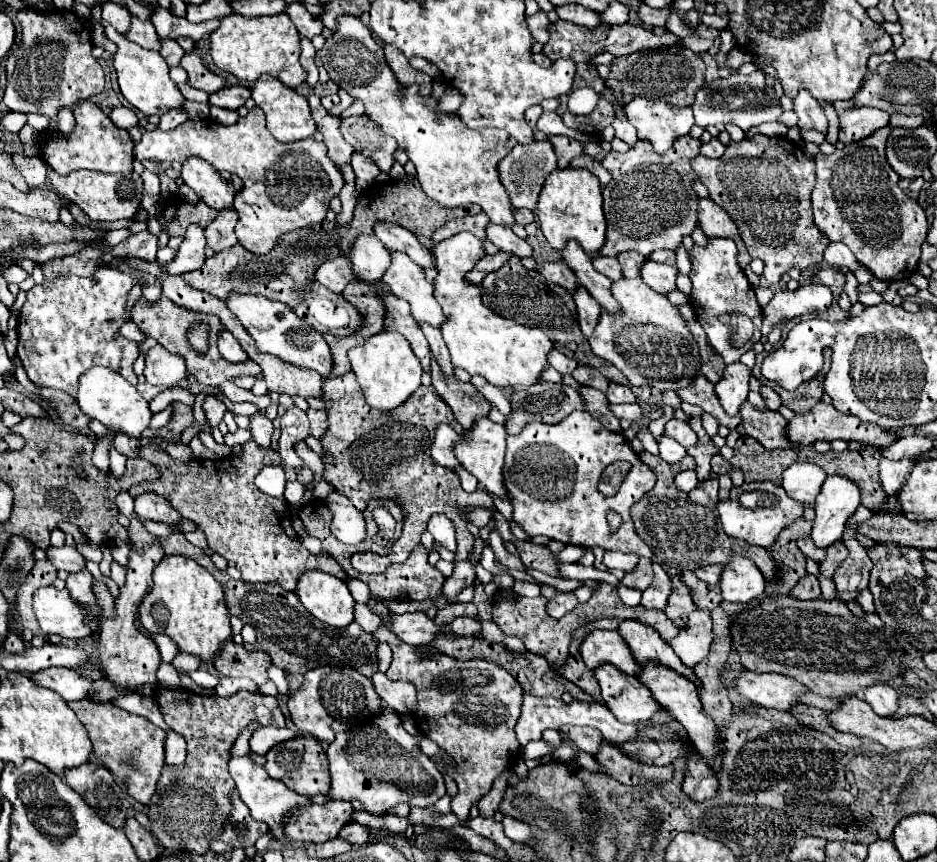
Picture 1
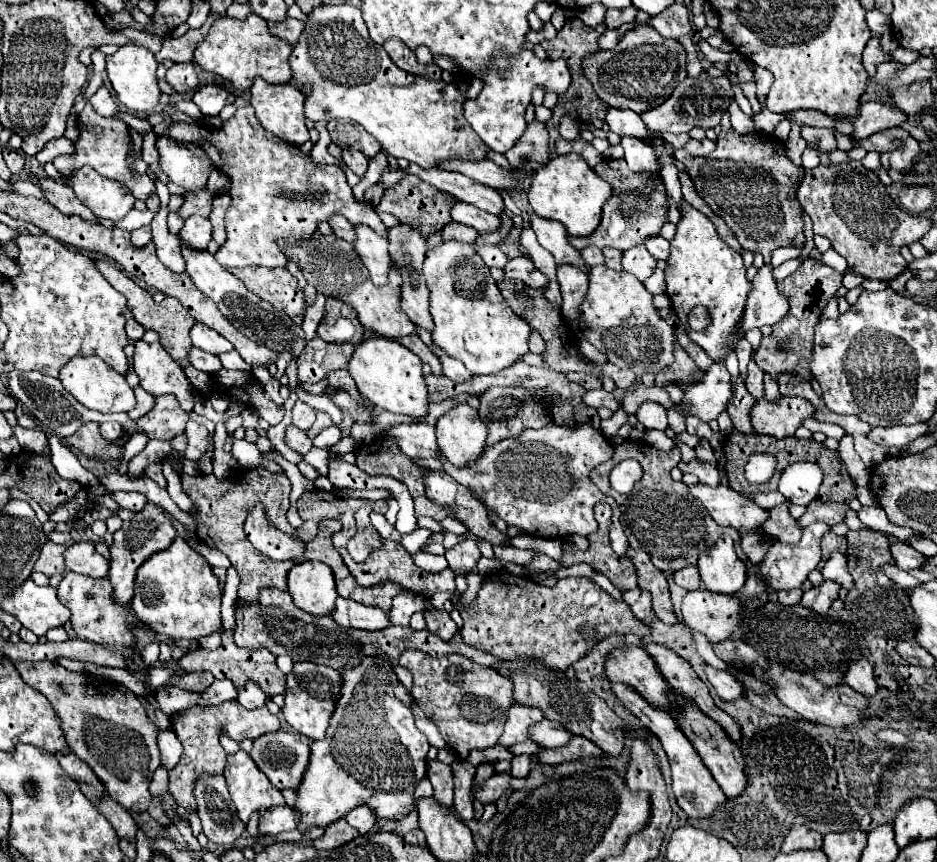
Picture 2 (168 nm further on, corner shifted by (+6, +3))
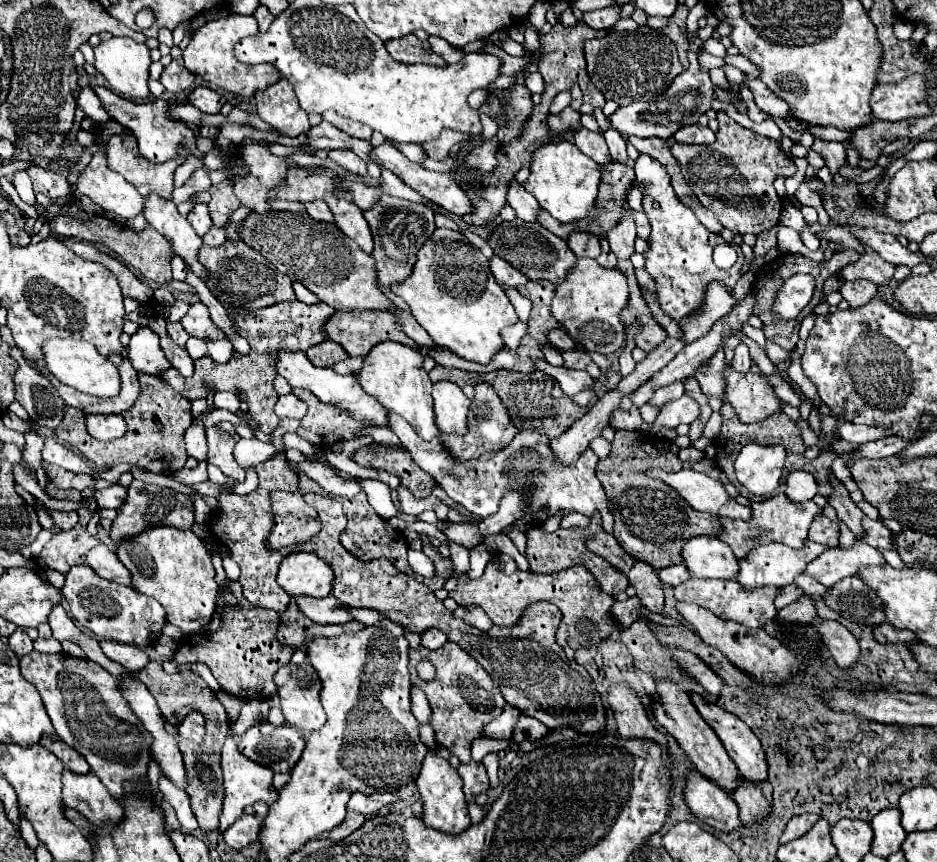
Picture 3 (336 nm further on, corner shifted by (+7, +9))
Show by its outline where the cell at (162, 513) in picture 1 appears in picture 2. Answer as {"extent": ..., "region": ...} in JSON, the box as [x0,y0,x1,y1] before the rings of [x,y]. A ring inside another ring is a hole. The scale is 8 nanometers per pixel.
{"extent":[111,491,147,511],"region":[[[119,491],[119,493],[111,493],[111,497],[117,501],[119,507],[129,509],[129,511],[141,511],[141,509],[145,507],[145,501],[147,501],[145,495],[135,493],[135,491],[131,491],[131,493],[123,493],[123,491]]]}

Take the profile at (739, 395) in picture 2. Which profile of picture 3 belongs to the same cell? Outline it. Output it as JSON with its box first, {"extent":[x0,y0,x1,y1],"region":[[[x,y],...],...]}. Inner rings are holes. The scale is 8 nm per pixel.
{"extent":[696,349,730,399],"region":[[[720,349],[708,363],[706,371],[696,373],[698,383],[702,385],[702,393],[706,397],[718,397],[724,399],[724,369],[728,369],[730,365],[726,363],[726,355]]]}

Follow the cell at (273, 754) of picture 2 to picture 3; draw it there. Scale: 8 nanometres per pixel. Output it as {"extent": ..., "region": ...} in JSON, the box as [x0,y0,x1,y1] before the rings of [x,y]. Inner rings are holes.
{"extent":[238,723,304,773],"region":[[[258,723],[254,727],[250,727],[240,739],[238,739],[238,749],[250,757],[252,761],[264,765],[264,767],[270,767],[274,773],[290,773],[292,767],[298,763],[300,755],[302,755],[302,749],[304,749],[304,737],[292,729],[292,727],[286,727],[286,725],[280,725],[280,727],[274,727],[270,723]]]}

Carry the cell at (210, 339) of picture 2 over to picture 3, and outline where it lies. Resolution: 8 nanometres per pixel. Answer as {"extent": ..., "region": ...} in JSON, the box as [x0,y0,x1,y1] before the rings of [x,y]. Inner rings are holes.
{"extent":[180,301,224,341],"region":[[[196,301],[190,305],[188,313],[182,317],[180,321],[184,325],[184,329],[198,339],[208,339],[208,341],[218,341],[224,339],[224,331],[212,321],[208,307],[202,301]]]}

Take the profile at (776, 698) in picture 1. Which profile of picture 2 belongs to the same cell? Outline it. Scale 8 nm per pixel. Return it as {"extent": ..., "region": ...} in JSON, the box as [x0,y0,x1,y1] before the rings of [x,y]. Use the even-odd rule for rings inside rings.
{"extent":[705,665,741,701],"region":[[[705,665],[705,675],[723,701],[741,699],[741,683],[737,683],[727,671],[717,671],[711,665]]]}

